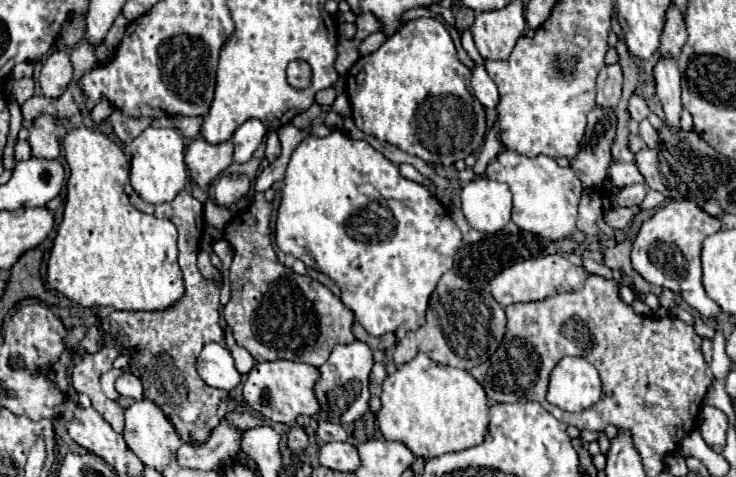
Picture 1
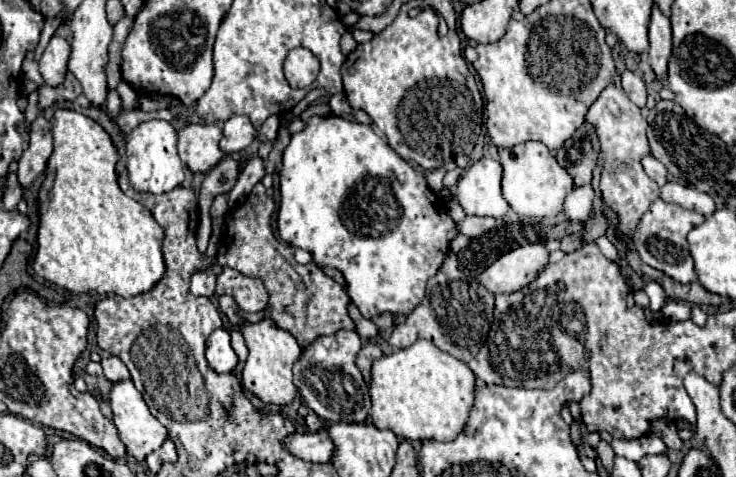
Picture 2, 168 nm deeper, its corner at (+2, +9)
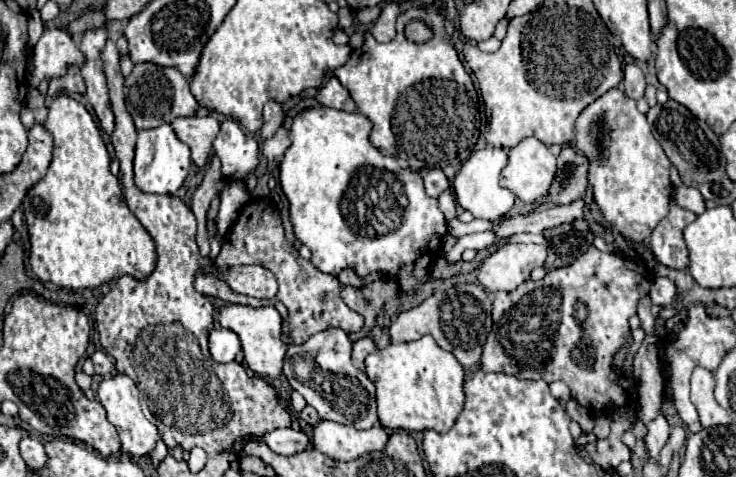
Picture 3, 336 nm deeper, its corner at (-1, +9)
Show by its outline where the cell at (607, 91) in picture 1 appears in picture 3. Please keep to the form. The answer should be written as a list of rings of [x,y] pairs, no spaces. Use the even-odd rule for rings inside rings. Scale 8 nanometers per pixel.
[[[612,88],[586,106],[576,120],[574,146],[590,160],[588,182],[604,218],[630,242],[646,242],[654,226],[668,214],[672,192],[668,168],[672,164],[652,136],[646,116],[638,112],[636,100]]]

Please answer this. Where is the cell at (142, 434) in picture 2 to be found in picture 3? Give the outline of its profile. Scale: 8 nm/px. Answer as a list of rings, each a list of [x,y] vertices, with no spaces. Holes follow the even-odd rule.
[[[116,374],[116,376],[104,378],[104,382],[98,388],[98,400],[106,408],[108,420],[118,430],[118,436],[120,436],[120,442],[122,442],[122,452],[140,458],[140,456],[146,456],[146,454],[150,454],[154,450],[156,442],[160,440],[160,432],[142,414],[140,400],[138,400],[138,390],[136,390],[136,384],[134,384],[134,380],[130,376]]]

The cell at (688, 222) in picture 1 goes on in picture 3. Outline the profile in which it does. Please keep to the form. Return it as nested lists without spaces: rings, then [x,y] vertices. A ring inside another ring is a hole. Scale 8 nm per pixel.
[[[670,202],[668,216],[652,230],[652,236],[646,246],[660,264],[676,270],[688,268],[688,248],[682,232],[694,220],[694,212],[680,208],[676,202]]]

